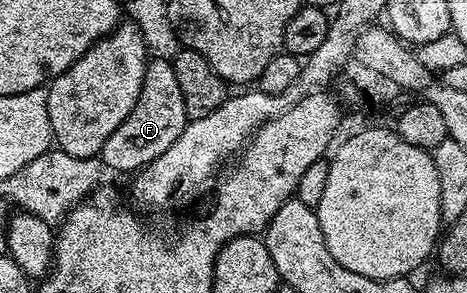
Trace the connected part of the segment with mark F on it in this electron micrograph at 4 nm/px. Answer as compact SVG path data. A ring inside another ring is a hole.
M149 59L148 69L142 82L142 94L138 94L138 102L134 102L134 110L126 114L122 126L106 138L102 146L99 158L103 161L103 167L116 172L128 172L135 174L142 168L147 168L182 134L182 130L188 125L186 106L182 102L182 90L178 86L178 74L174 74L172 60Z

